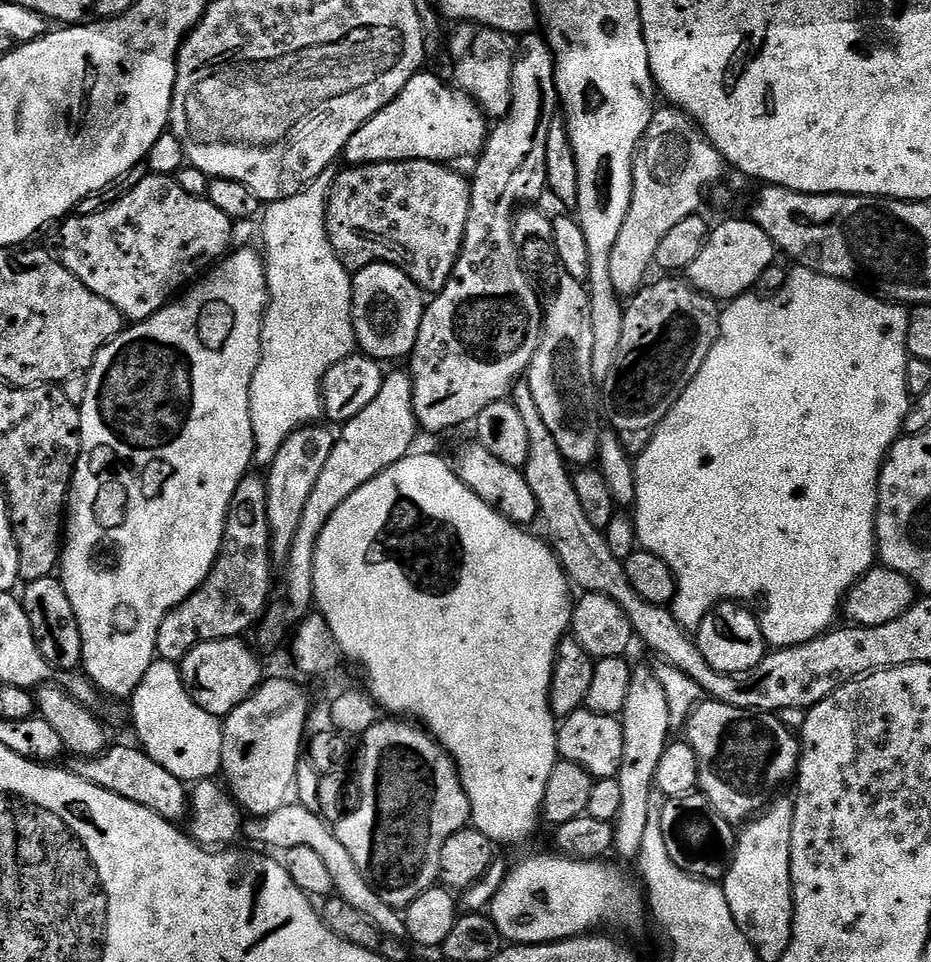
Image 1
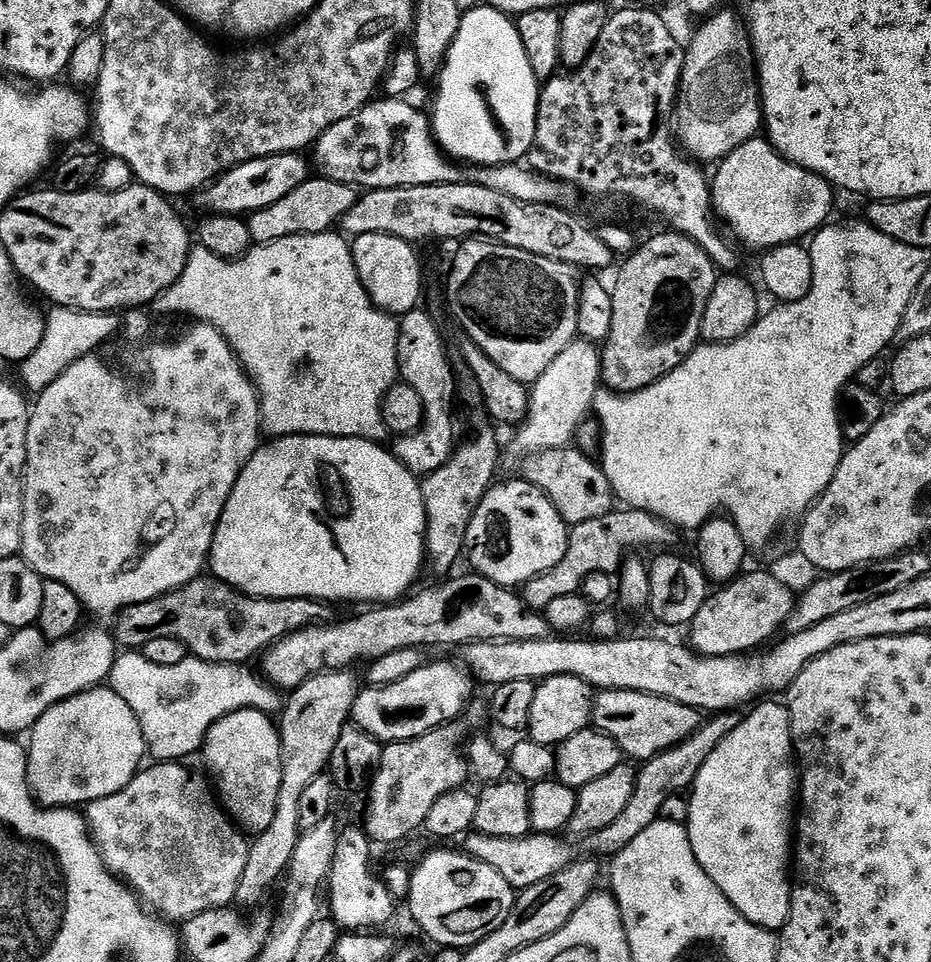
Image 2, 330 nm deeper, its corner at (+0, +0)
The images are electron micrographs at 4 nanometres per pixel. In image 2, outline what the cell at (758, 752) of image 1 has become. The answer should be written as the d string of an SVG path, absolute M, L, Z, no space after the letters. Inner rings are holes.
M601 691L592 701L592 724L595 731L605 732L614 742L618 742L621 753L636 762L643 762L670 750L676 744L682 743L688 736L693 736L702 723L702 713L698 708L682 706L682 702L674 702L670 698L662 698L645 692Z

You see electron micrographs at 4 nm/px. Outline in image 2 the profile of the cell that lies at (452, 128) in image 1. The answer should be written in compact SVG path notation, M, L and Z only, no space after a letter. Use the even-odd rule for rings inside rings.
M283 152L281 156L258 158L231 168L223 176L217 176L211 184L207 185L203 193L207 211L218 216L244 218L258 210L266 210L266 206L274 206L274 202L286 198L290 190L298 190L302 182L310 179L310 164L309 161L307 164L304 158L303 155L295 152Z

